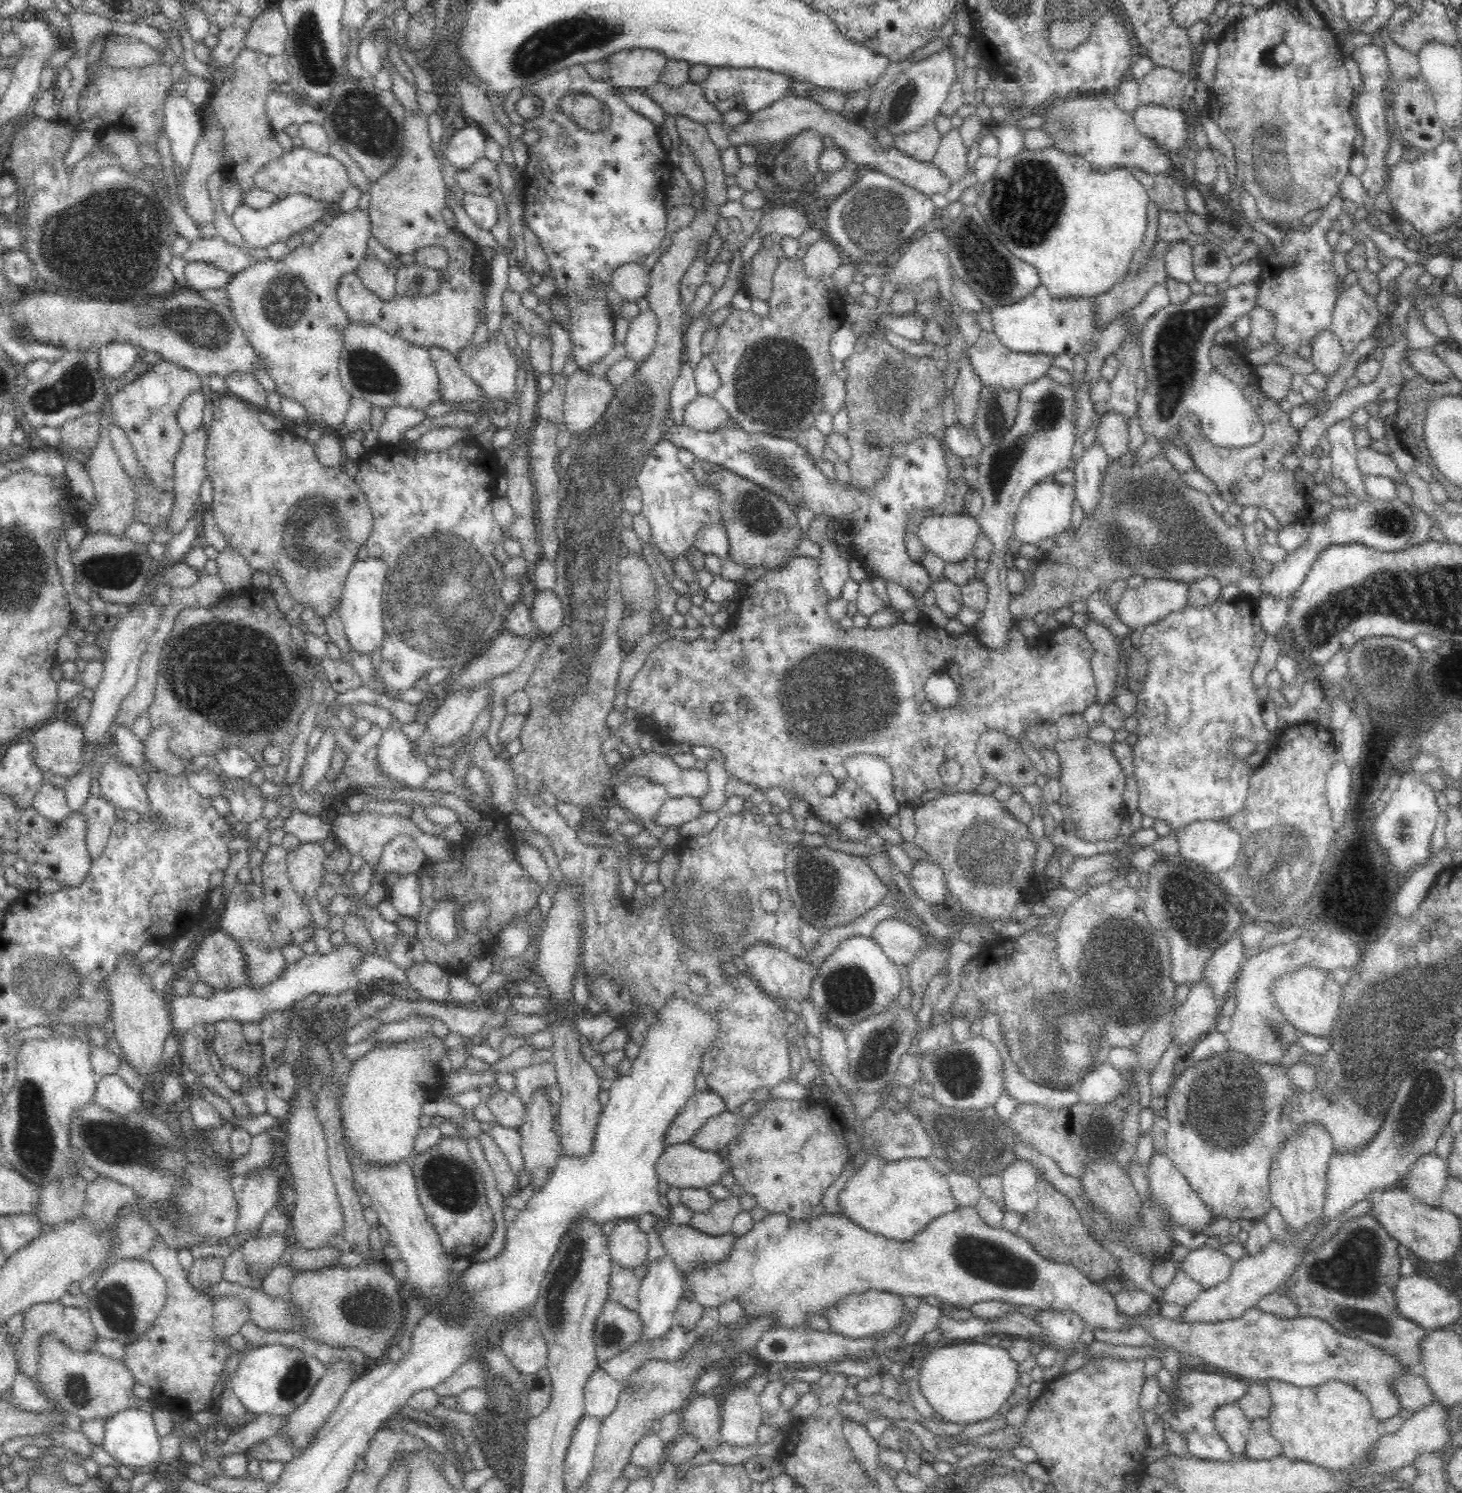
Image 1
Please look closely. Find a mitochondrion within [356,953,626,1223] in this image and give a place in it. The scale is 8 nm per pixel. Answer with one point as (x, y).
(450, 1185)

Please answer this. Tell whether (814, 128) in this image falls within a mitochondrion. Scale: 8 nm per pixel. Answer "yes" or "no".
no

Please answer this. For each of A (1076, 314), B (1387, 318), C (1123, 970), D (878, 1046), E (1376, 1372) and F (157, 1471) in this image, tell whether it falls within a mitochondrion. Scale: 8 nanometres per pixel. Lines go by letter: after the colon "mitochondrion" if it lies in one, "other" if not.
A: mitochondrion
B: other
C: mitochondrion
D: mitochondrion
E: mitochondrion
F: other

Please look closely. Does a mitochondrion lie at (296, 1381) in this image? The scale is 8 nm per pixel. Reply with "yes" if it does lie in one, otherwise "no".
yes

